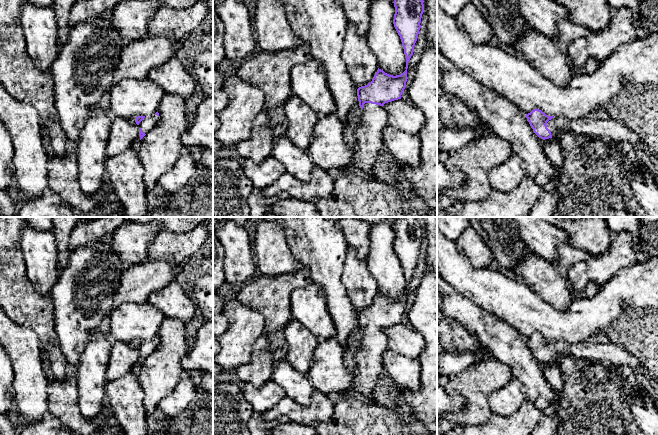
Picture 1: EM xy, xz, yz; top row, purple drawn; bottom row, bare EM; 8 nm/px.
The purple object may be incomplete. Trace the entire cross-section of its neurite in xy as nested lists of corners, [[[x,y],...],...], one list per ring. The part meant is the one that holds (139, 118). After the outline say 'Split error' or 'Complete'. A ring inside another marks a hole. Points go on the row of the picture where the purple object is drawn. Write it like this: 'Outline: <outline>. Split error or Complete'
Outline: [[[156,112],[155,114],[149,116],[137,116],[135,119],[136,124],[139,127],[139,136],[141,140],[147,133],[158,126],[160,116],[159,113]]]. Split error

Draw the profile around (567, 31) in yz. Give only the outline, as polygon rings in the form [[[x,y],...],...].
[[[569,19],[560,20],[557,24],[558,38],[555,41],[557,47],[566,54],[568,46],[576,39],[586,37],[590,31],[572,23]]]

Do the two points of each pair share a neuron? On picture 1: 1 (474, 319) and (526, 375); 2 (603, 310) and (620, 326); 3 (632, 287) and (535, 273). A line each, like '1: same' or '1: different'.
1: same
2: different
3: different

